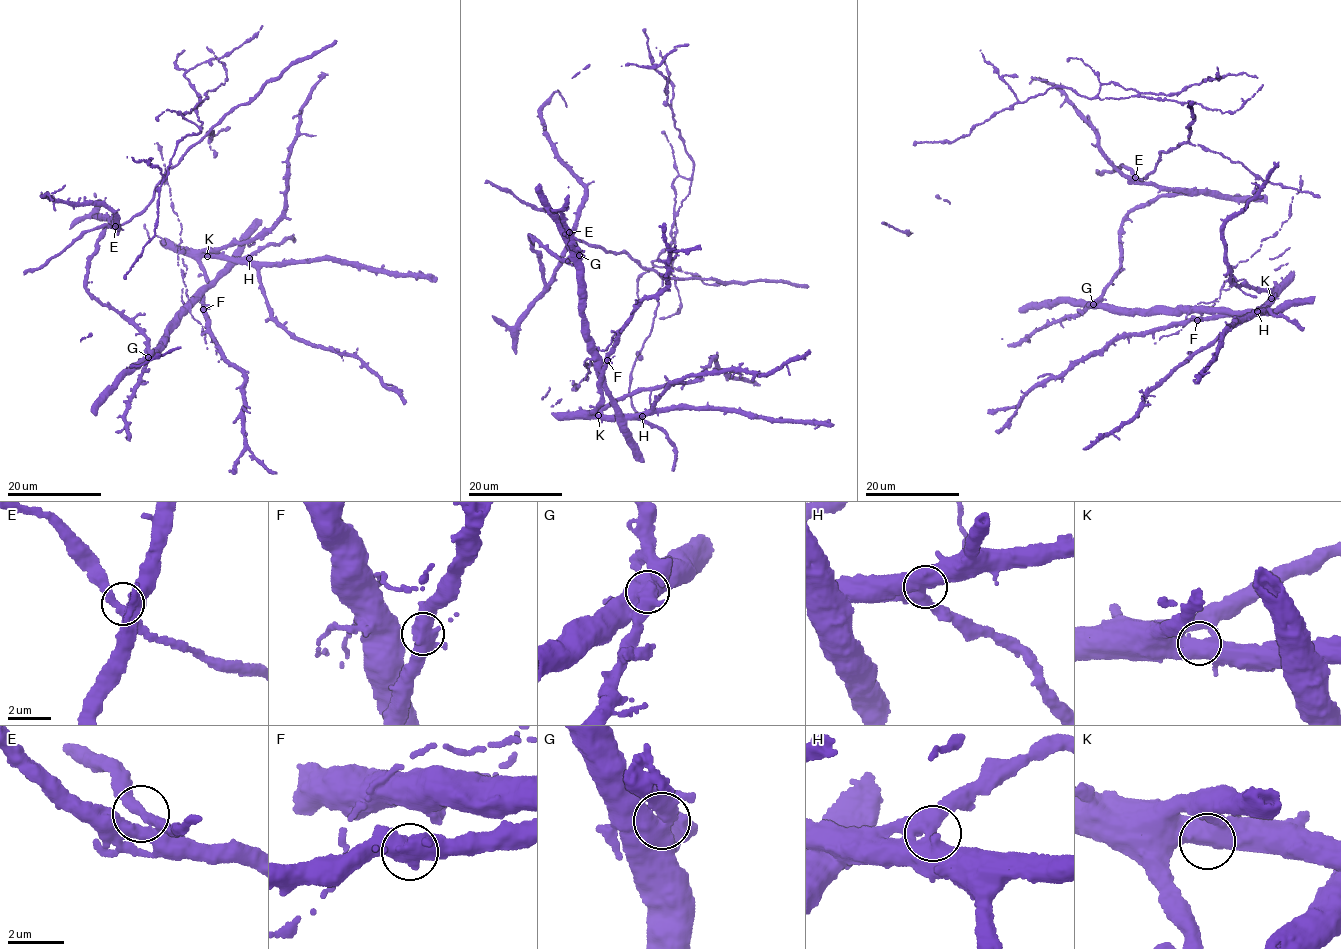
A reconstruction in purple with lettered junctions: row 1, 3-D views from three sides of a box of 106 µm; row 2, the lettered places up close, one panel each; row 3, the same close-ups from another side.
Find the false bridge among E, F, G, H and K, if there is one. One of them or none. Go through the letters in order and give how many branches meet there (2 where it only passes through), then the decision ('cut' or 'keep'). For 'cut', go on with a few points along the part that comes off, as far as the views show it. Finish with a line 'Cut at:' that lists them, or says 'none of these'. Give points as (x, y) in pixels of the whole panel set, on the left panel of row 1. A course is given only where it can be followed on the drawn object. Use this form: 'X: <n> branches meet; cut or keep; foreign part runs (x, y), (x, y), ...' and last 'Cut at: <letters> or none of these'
E: 3 branches meet; keep
F: 4 branches meet; keep
G: 3 branches meet; cut; foreign part runs (148, 357), (188, 306), (181, 300), (185, 284), (178, 265), (181, 223), (172, 208), (160, 146), (154, 143)
H: 3 branches meet; keep
K: 3 branches meet; keep
Cut at: G

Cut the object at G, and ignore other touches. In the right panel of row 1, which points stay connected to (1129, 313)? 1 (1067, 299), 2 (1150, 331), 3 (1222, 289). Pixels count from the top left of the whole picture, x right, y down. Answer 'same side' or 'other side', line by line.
1: same side
2: other side
3: same side

